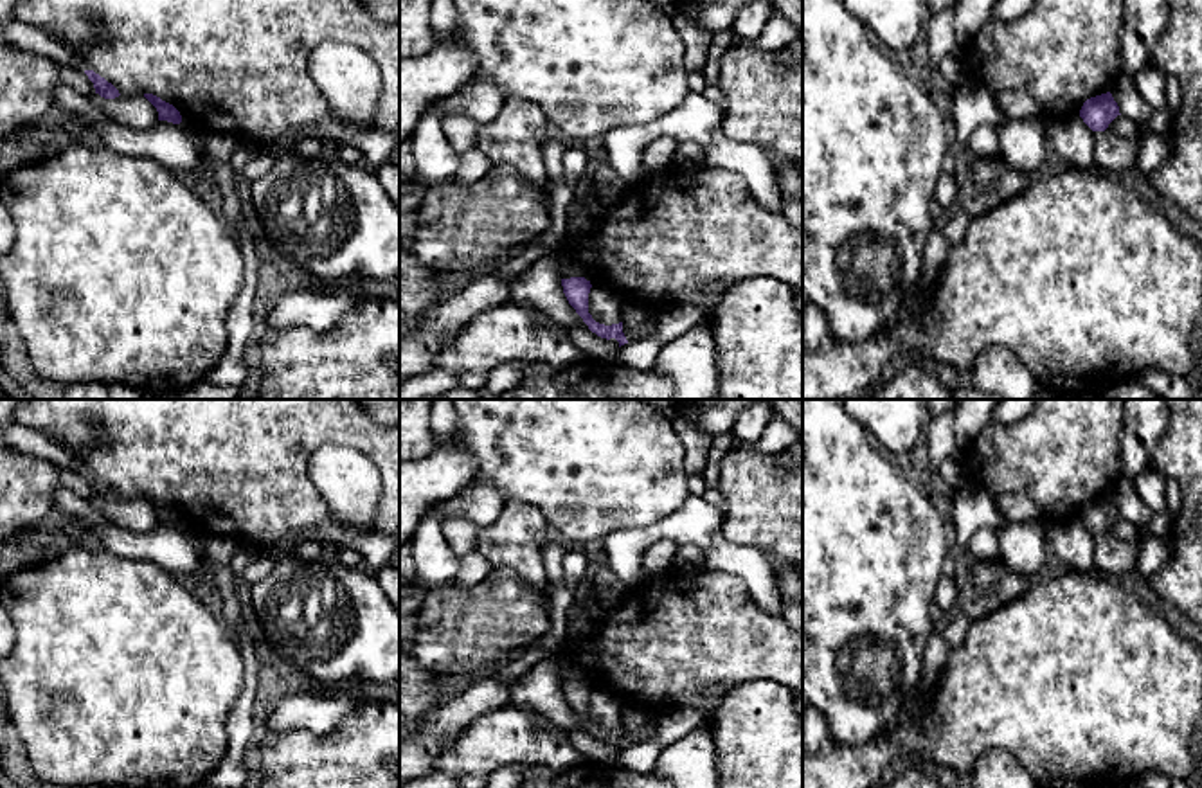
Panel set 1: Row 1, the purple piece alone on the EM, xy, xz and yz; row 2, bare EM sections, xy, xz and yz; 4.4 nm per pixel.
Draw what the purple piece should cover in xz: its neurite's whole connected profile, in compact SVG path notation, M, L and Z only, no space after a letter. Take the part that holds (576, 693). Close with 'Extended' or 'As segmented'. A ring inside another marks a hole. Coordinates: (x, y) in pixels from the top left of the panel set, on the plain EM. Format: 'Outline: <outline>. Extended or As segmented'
Outline: M570 680L561 682L561 689L569 707L576 712L576 716L583 721L592 736L606 743L615 741L619 745L619 750L628 747L623 736L623 725L605 729L596 725L588 716L588 696L592 691L590 684L587 684L585 680Z. As segmented

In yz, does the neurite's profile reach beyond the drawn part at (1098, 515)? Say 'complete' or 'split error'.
complete

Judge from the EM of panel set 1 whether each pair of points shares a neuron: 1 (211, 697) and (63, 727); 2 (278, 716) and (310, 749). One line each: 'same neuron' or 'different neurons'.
1: same neuron
2: different neurons

